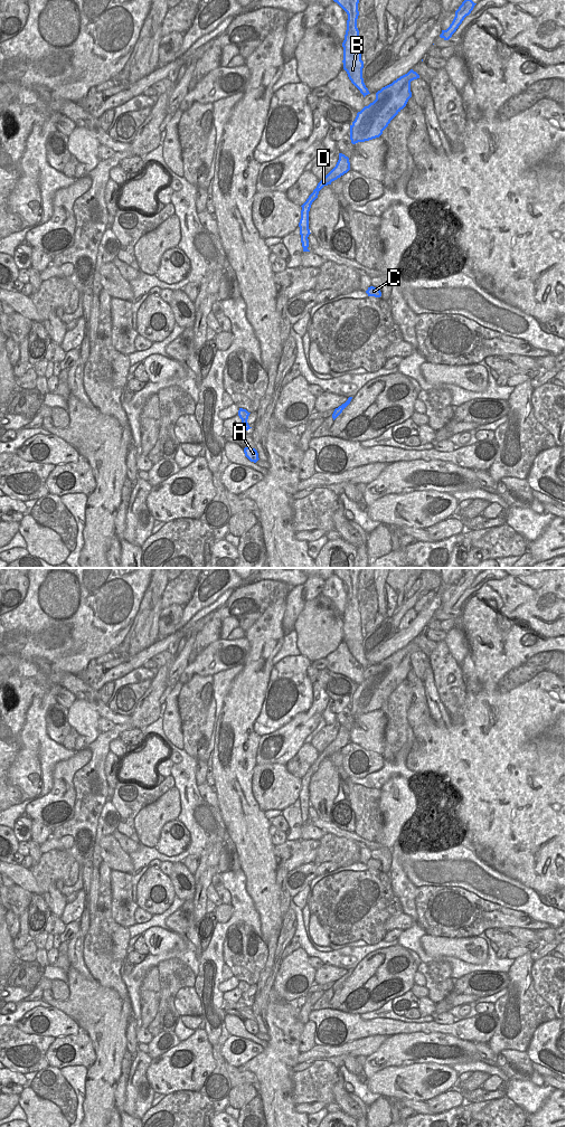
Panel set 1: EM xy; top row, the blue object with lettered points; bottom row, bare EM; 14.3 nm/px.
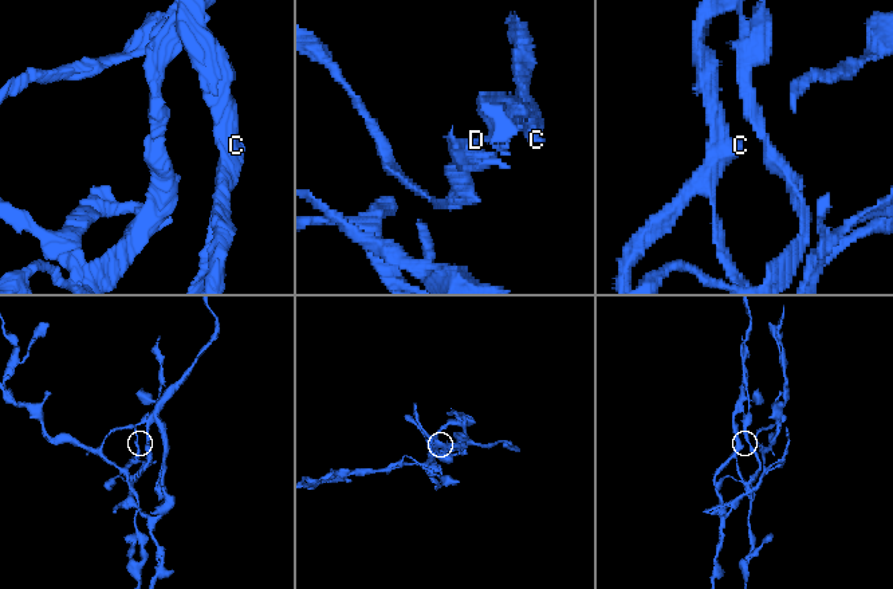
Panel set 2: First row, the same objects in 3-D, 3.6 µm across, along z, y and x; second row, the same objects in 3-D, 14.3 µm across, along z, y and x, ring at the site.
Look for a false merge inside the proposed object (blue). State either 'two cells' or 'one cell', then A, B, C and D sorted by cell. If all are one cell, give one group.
two cells; A C D / B

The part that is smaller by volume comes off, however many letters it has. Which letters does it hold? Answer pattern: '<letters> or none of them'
B

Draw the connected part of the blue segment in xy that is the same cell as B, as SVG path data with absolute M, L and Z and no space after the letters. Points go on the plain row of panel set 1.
M333 568L337 575L348 587L347 603L343 619L343 642L351 655L360 663L364 670L369 665L362 651L364 634L361 633L361 618L357 591L359 588L358 576L362 568Z

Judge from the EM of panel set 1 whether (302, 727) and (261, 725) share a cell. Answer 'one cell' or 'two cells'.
two cells

